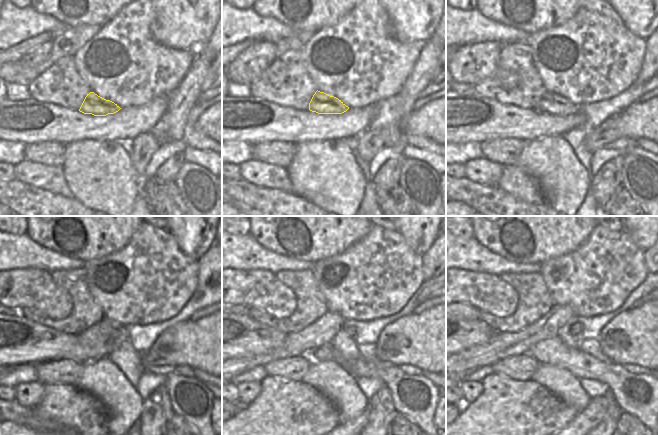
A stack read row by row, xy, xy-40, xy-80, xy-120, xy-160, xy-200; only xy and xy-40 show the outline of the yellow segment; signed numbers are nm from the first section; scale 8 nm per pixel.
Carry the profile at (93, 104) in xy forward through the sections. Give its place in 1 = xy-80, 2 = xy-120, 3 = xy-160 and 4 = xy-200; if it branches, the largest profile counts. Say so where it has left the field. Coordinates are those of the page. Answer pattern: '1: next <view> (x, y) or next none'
1: next xy-80 (551, 103)
2: next xy-120 (118, 330)
3: next xy-160 (351, 331)
4: next xy-200 (576, 328)

